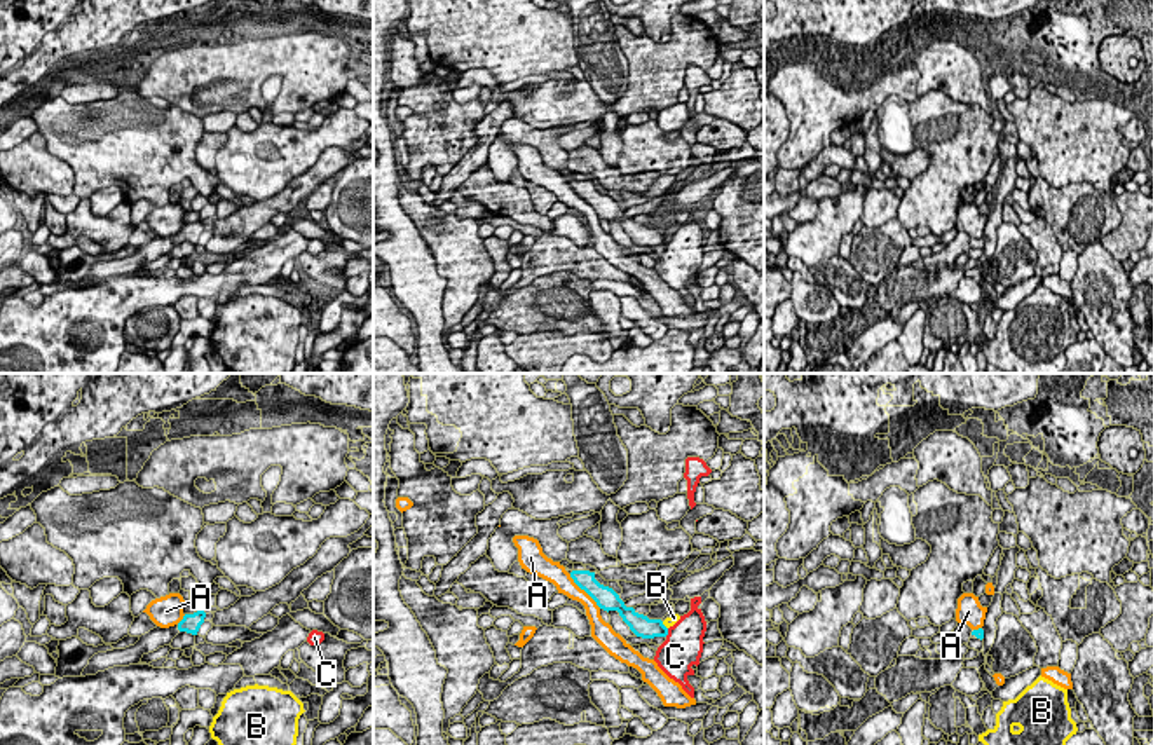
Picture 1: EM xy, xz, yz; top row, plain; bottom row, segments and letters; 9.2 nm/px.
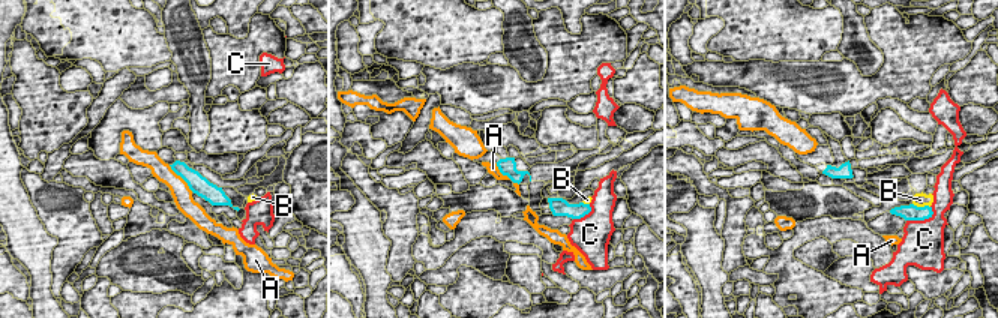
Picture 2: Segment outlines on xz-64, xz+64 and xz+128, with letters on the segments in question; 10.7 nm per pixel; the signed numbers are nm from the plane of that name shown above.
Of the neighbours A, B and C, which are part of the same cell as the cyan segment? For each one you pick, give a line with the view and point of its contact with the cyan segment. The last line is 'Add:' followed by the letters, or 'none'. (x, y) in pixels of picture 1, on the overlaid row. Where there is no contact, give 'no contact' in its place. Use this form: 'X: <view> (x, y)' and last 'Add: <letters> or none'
Add: none

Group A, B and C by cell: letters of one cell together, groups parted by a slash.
A / B / C

